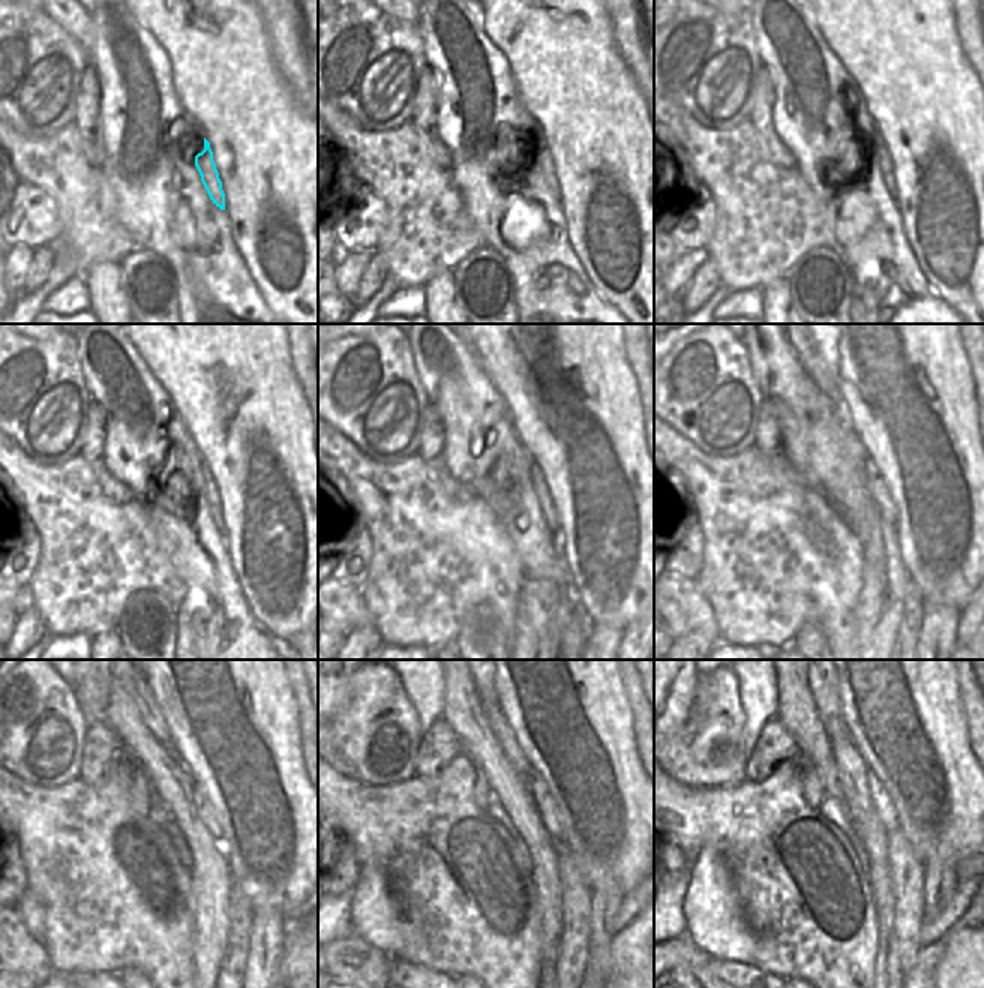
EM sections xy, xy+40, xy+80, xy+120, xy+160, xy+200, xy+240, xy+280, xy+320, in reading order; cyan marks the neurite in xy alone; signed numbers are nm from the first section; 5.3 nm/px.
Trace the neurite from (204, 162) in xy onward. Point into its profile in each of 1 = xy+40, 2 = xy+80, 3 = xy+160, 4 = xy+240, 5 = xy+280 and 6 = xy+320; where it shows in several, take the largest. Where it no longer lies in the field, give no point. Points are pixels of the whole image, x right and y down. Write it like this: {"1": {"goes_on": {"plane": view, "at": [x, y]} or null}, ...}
{"1": {"goes_on": {"plane": "xy+40", "at": [545, 161]}}, "2": {"goes_on": {"plane": "xy+80", "at": [885, 167]}}, "3": {"goes_on": {"plane": "xy+160", "at": [542, 491]}}, "4": {"goes_on": {"plane": "xy+240", "at": [206, 813]}}, "5": {"goes_on": {"plane": "xy+280", "at": [543, 802]}}, "6": {"goes_on": {"plane": "xy+320", "at": [879, 796]}}}

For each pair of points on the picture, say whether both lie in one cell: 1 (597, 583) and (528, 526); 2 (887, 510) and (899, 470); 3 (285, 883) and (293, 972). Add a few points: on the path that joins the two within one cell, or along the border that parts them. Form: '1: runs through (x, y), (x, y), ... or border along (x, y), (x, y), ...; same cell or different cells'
1: border along (558, 526), (563, 535), (563, 558), (576, 589); different cells
2: border along (875, 465), (893, 502), (894, 520); different cells
3: border along (288, 919), (287, 927); different cells

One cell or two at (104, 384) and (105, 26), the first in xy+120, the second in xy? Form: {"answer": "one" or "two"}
{"answer": "one"}

